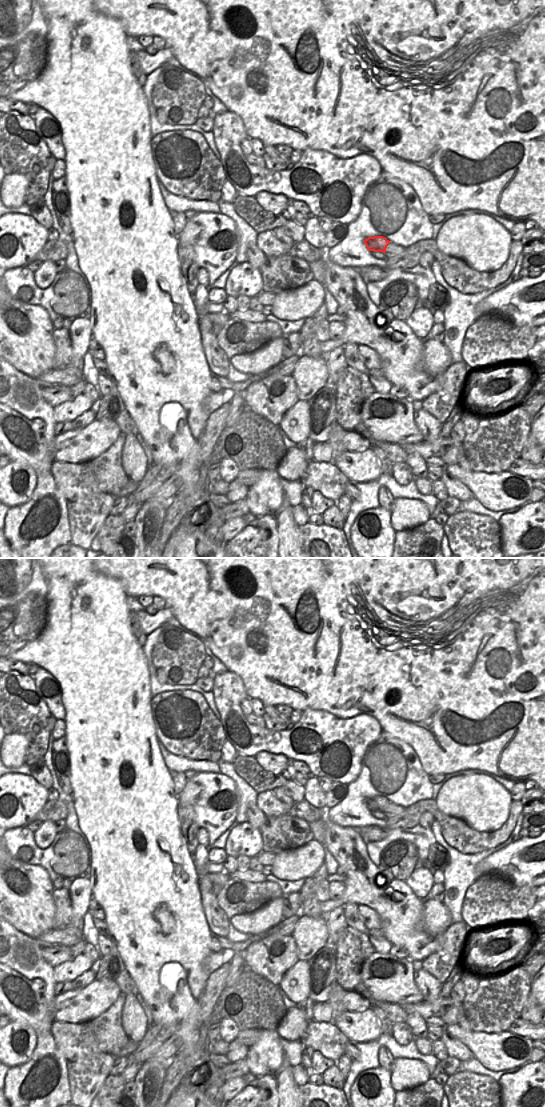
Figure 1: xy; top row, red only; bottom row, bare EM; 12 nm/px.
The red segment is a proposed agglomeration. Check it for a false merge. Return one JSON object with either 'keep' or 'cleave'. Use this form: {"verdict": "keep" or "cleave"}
{"verdict": "cleave"}

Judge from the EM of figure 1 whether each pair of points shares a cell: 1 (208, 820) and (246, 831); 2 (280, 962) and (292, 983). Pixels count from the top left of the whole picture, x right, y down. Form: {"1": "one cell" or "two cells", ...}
{"1": "two cells", "2": "two cells"}

